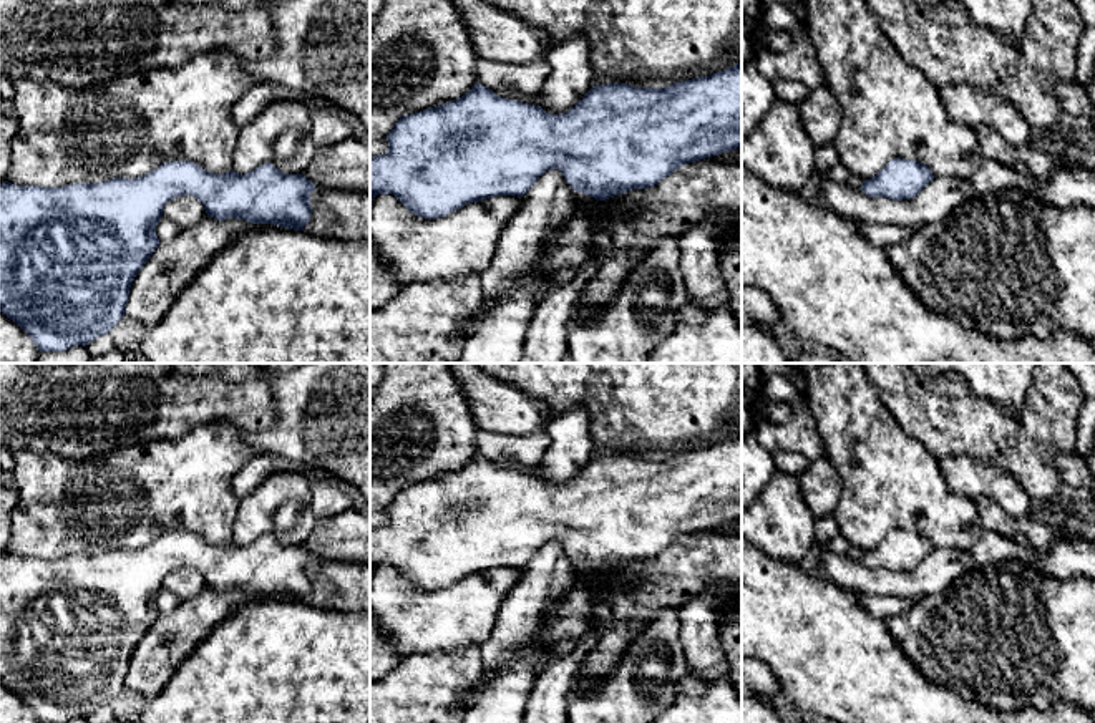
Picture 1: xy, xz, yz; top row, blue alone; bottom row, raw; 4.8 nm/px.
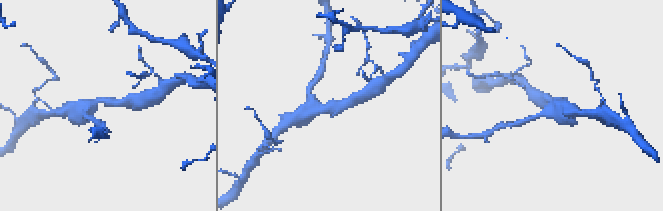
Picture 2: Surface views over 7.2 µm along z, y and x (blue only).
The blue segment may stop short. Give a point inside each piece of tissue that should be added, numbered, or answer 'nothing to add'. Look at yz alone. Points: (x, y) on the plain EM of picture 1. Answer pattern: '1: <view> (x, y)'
nothing to add

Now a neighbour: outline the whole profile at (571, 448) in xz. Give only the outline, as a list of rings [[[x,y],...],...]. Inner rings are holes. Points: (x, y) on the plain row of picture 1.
[[[572,408],[552,418],[546,431],[551,444],[541,464],[541,479],[549,486],[567,484],[594,458],[589,413]]]

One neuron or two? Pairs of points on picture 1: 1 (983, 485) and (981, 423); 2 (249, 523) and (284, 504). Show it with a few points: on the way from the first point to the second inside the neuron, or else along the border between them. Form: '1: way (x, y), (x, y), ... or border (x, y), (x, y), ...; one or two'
1: border (944, 456), (973, 455), (1007, 470), (1017, 480); two
2: way (257, 516), (276, 506); one

